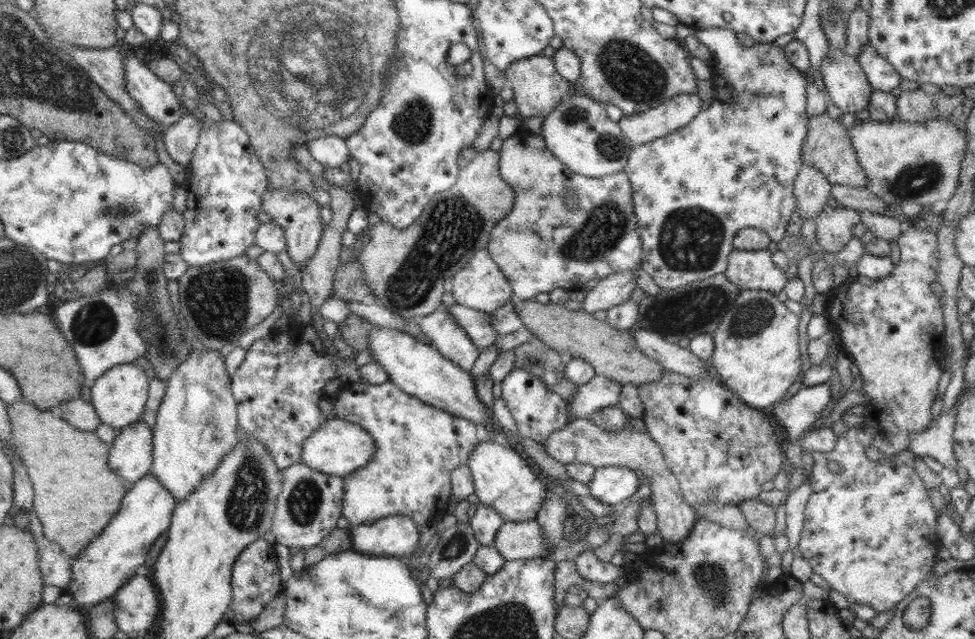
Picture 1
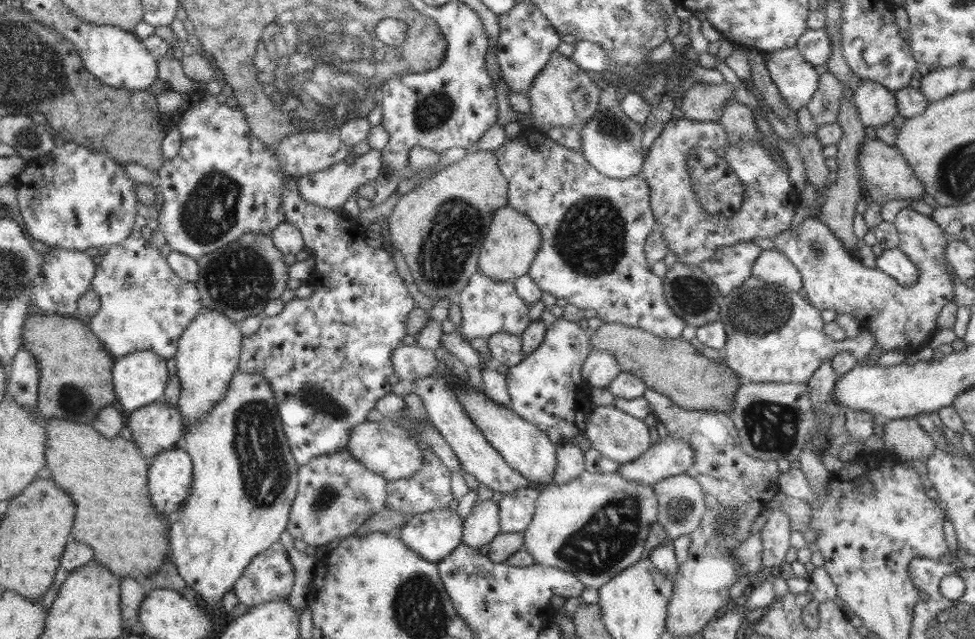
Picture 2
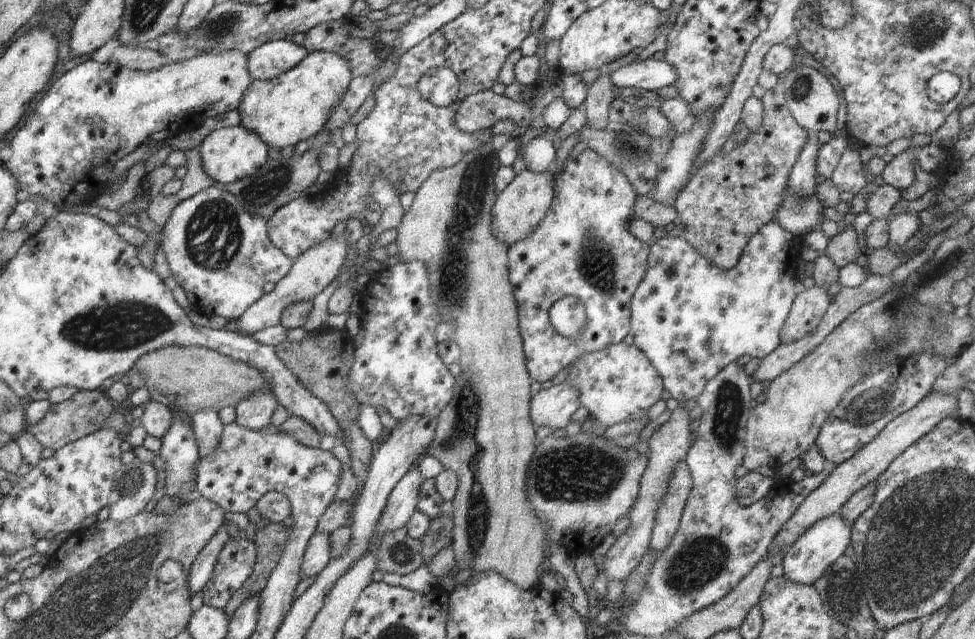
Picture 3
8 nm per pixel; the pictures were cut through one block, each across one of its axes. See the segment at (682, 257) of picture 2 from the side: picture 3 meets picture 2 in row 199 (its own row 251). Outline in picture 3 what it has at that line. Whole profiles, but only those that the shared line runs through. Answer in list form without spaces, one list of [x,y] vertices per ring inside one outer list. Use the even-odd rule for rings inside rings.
[[[772,221],[750,238],[738,264],[731,269],[710,264],[682,237],[667,235],[650,245],[646,274],[630,303],[629,333],[634,338],[633,345],[650,359],[672,398],[679,403],[697,401],[706,383],[730,362],[744,354],[751,358],[764,358],[780,346],[780,330],[797,295],[794,286],[798,280],[802,247],[795,234]]]

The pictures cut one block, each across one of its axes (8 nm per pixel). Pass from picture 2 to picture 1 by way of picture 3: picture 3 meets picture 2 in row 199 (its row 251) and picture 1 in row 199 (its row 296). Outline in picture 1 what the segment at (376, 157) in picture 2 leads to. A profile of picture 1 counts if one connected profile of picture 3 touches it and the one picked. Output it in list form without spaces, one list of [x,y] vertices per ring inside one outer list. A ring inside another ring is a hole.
[[[266,190],[262,193],[261,199],[261,210],[270,214],[271,222],[282,228],[284,237],[286,237],[286,245],[288,245],[288,256],[302,271],[308,264],[309,258],[312,258],[315,253],[326,225],[320,217],[320,205],[316,203],[313,194],[286,190]]]

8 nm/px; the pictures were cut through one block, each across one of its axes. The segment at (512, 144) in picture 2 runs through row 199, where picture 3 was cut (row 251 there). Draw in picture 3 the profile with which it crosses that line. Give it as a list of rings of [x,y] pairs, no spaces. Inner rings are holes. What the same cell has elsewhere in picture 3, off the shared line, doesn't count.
[[[586,148],[576,158],[566,158],[560,173],[554,170],[554,166],[551,171],[554,175],[553,192],[556,194],[553,194],[554,200],[544,220],[530,232],[530,236],[509,246],[507,252],[509,281],[517,302],[525,365],[531,380],[540,383],[552,380],[574,360],[590,352],[598,352],[623,342],[630,332],[630,303],[634,291],[646,274],[650,248],[650,245],[636,238],[626,228],[628,218],[634,218],[634,204],[638,194],[628,178],[618,168],[608,164],[598,151]],[[568,295],[579,298],[586,310],[586,328],[576,342],[556,332],[548,312],[557,300]]]

